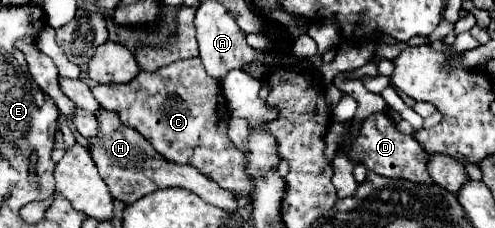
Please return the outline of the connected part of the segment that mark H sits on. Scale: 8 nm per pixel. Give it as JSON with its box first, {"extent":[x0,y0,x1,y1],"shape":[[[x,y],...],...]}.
{"extent":[87,109,237,211],"shape":[[[99,109],[95,113],[95,117],[97,117],[99,133],[93,141],[89,141],[87,149],[89,149],[93,161],[99,169],[101,179],[107,183],[113,199],[129,205],[129,203],[133,203],[133,201],[137,201],[137,199],[141,199],[141,197],[157,191],[157,189],[183,187],[183,189],[197,193],[203,201],[215,205],[215,207],[221,207],[225,211],[237,209],[237,199],[235,199],[233,193],[219,189],[217,183],[213,183],[211,179],[201,175],[191,165],[173,165],[173,163],[165,161],[159,153],[153,151],[149,141],[145,141],[145,137],[141,137],[141,133],[123,125],[115,113],[109,113],[107,109]]]}

